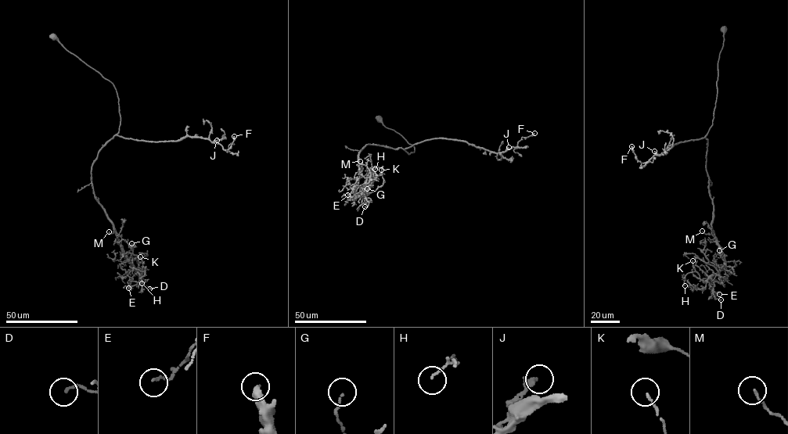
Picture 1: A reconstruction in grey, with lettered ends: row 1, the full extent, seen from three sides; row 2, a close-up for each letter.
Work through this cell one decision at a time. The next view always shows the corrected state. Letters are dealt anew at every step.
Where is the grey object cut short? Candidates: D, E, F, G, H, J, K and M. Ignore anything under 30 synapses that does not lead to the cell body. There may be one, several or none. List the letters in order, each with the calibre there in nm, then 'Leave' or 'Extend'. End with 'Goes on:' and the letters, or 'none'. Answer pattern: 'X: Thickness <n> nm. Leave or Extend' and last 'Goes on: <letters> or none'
D: Thickness 140 nm. Leave
E: Thickness 110 nm. Leave
F: Thickness 360 nm. Leave
G: Thickness 90 nm. Leave
H: Thickness 100 nm. Leave
J: Thickness 240 nm. Leave
K: Thickness 100 nm. Leave
M: Thickness 100 nm. Leave
Goes on: none

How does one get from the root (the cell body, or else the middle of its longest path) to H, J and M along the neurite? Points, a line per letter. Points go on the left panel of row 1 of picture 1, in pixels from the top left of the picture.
H: (53, 36), (116, 90), (119, 130), (98, 153), (91, 186), (125, 256), (140, 274), (145, 267), (142, 283)
J: (53, 36), (113, 84), (120, 117), (118, 135), (160, 141), (176, 141), (185, 136), (216, 143), (217, 140)
M: (53, 36), (117, 94), (118, 132), (91, 171), (109, 231)

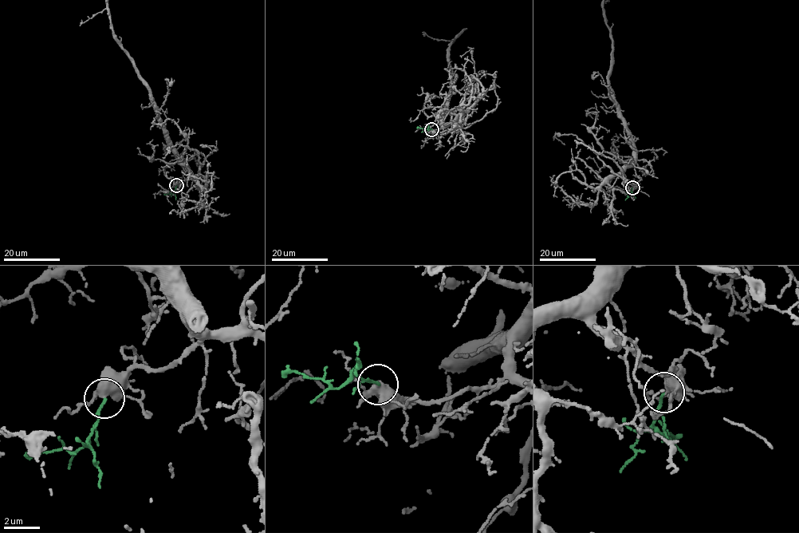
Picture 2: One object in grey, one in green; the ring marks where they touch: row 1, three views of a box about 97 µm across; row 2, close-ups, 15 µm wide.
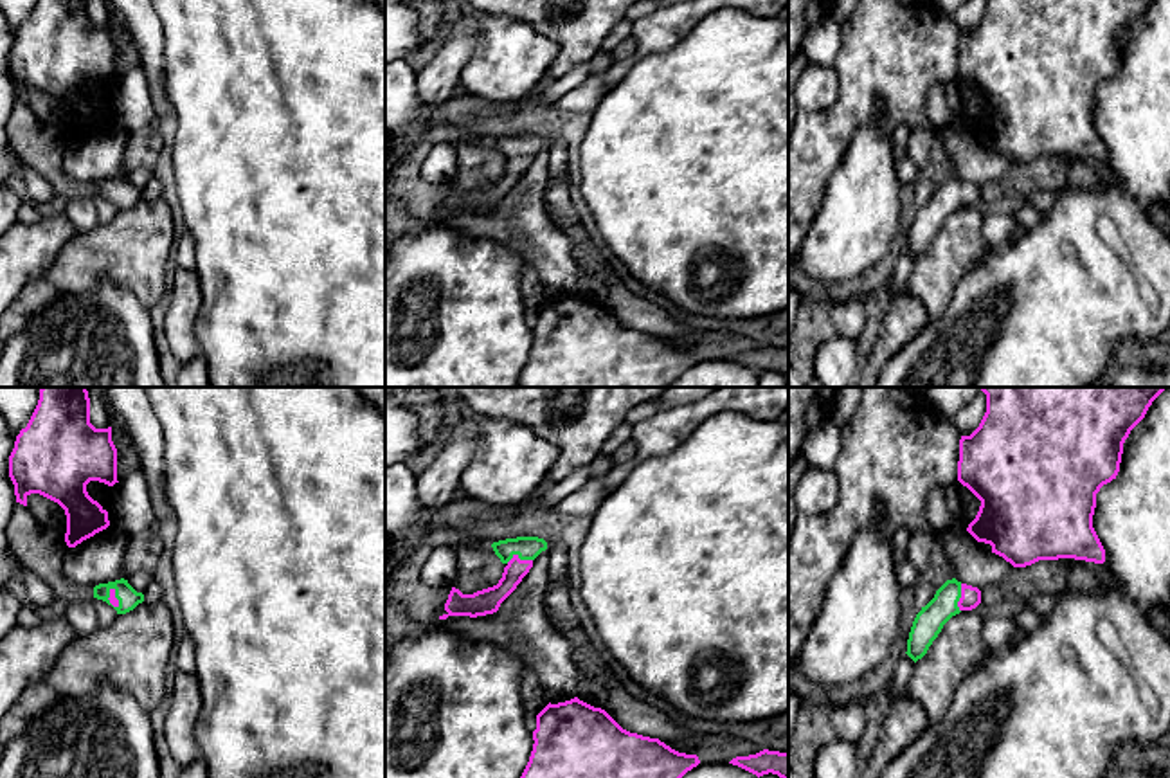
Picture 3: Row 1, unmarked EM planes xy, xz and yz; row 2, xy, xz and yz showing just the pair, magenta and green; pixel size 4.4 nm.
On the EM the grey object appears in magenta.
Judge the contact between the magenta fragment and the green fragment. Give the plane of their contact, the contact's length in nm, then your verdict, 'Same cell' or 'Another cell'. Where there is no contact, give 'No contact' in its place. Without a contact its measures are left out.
Touches magenta in xz. Shared border 120 nm. Same cell

